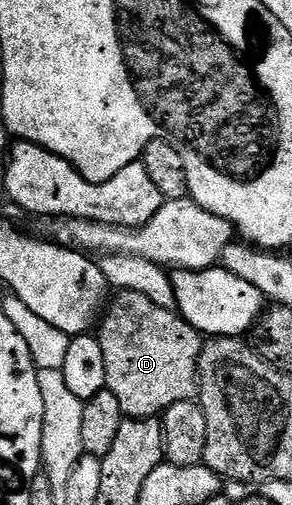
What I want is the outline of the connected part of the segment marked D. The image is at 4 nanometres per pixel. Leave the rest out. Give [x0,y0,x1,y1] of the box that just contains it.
[98,290,205,420]

